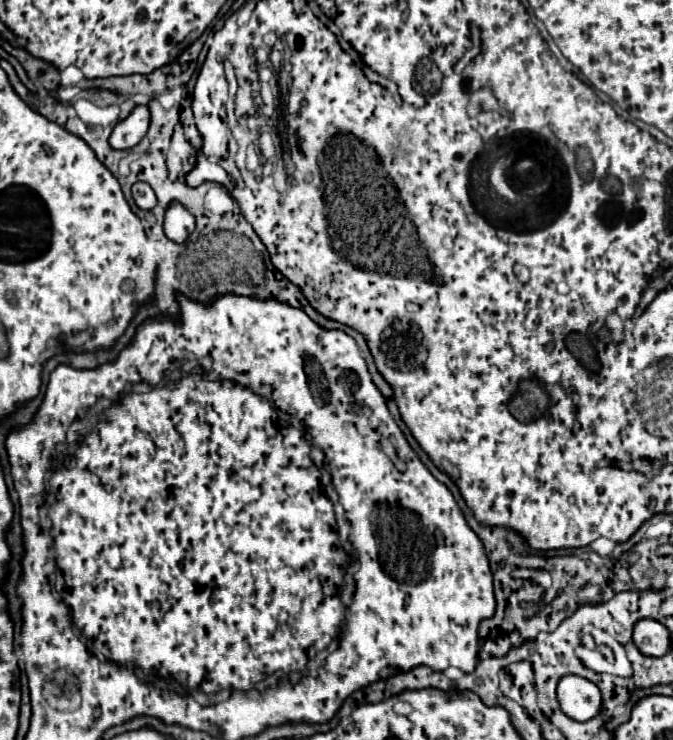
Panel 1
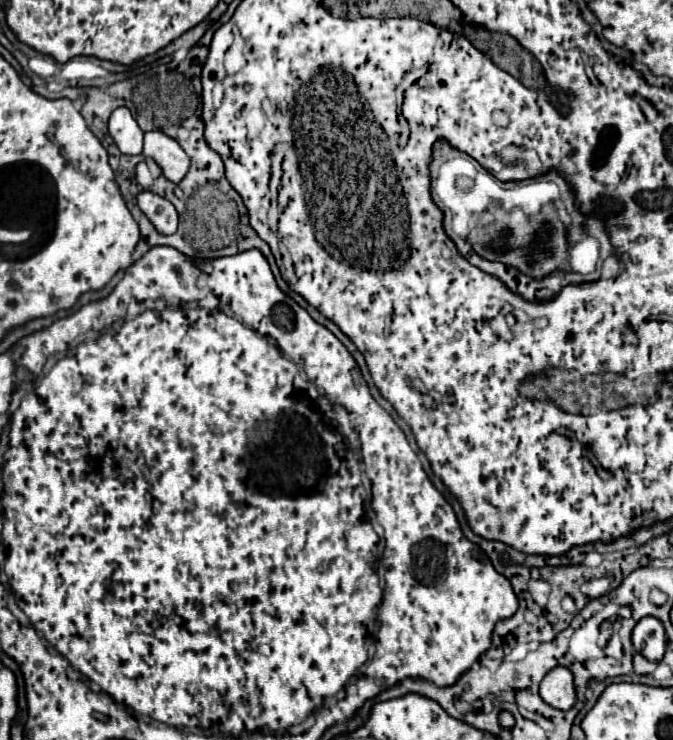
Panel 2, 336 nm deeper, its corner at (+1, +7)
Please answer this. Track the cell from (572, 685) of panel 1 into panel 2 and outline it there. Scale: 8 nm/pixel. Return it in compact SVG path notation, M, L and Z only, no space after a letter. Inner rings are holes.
M566 667L552 669L540 683L540 697L562 711L568 711L576 701L572 673Z

